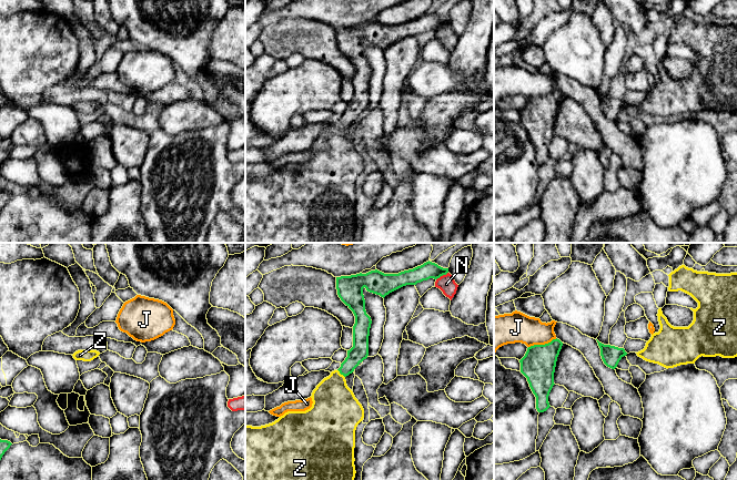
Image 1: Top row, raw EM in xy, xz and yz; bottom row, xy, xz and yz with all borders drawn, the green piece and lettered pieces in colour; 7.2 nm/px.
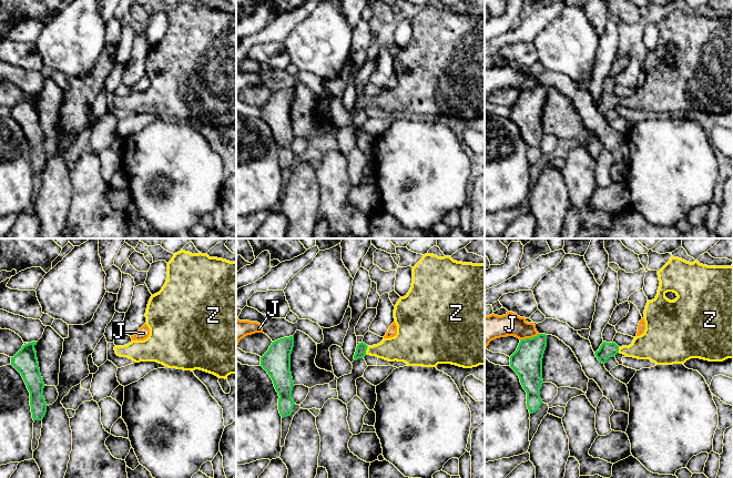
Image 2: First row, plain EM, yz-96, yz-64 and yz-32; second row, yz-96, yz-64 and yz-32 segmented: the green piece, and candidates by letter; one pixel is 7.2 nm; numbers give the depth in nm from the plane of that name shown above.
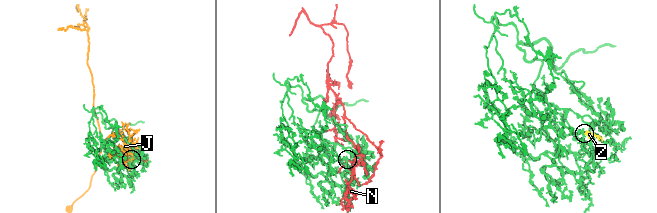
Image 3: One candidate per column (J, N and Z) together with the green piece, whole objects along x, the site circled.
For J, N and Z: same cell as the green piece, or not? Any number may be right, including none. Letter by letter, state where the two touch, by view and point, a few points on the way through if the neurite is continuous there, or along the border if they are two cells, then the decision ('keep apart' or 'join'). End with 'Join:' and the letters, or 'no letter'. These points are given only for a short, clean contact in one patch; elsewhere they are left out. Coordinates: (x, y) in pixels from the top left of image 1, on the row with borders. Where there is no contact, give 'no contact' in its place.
J: yz (542, 345) | keep apart
N: xz (442, 275) | keep apart
Z: xz (341, 374) | across xz (360, 350), (341, 374), (334, 386), (334, 407) | join
Join: Z

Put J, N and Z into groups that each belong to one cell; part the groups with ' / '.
J / N / Z

